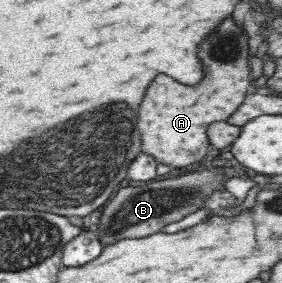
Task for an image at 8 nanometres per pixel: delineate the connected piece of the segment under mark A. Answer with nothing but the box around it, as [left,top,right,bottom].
[138,18,252,171]

